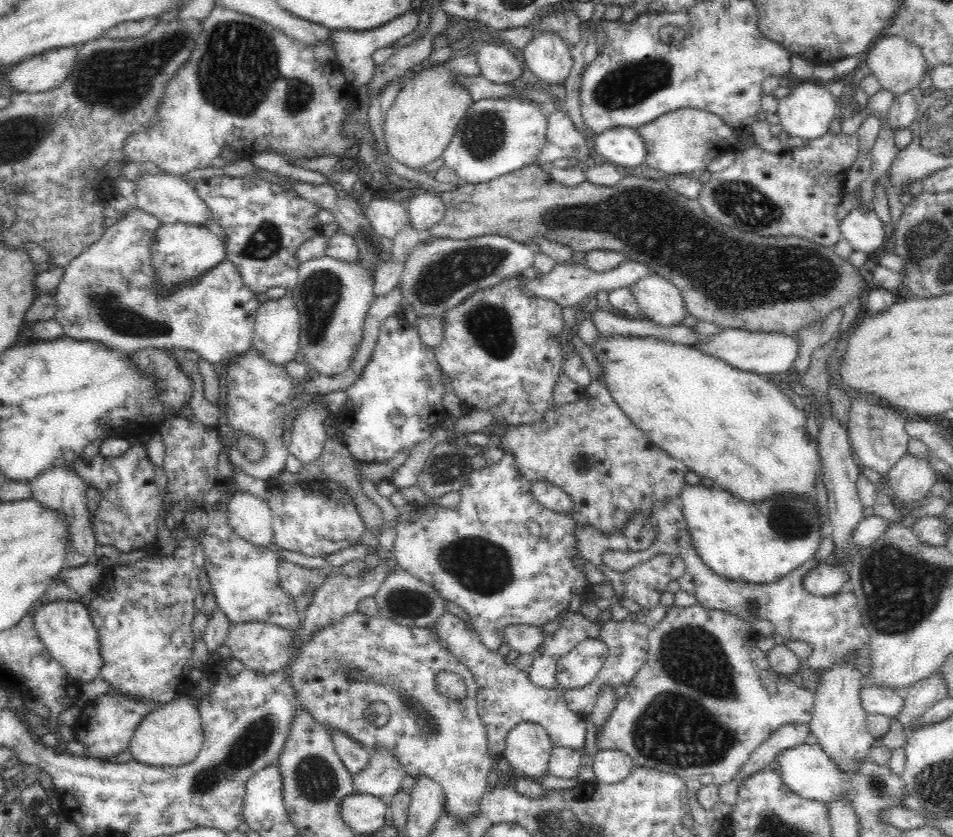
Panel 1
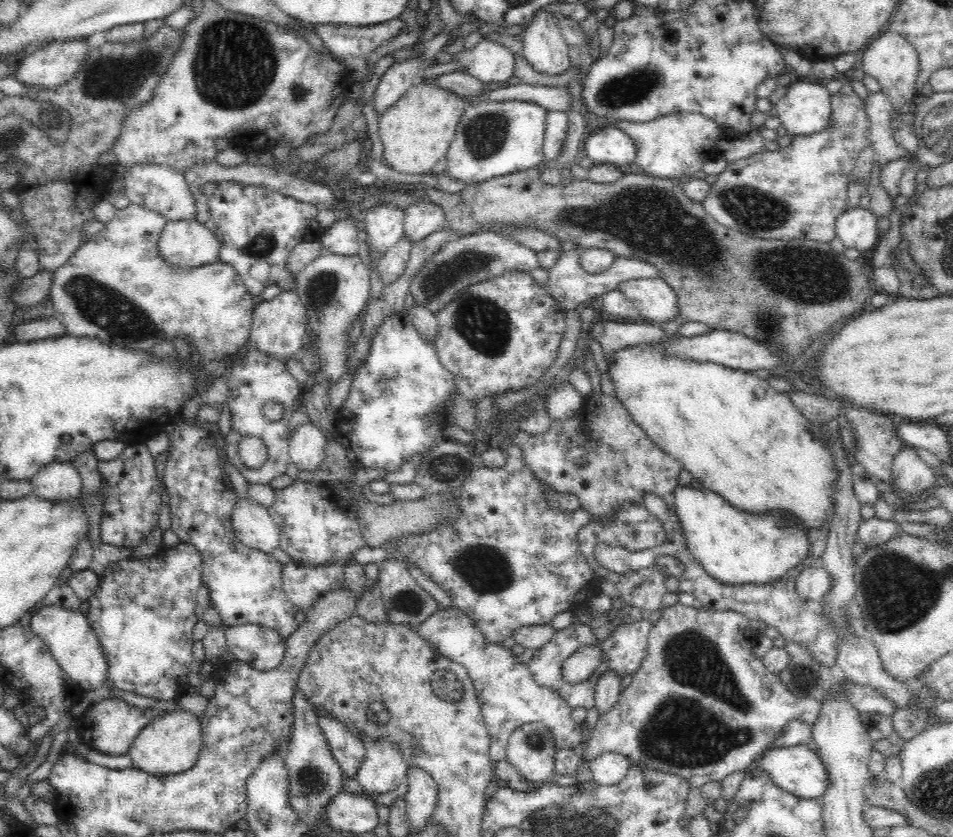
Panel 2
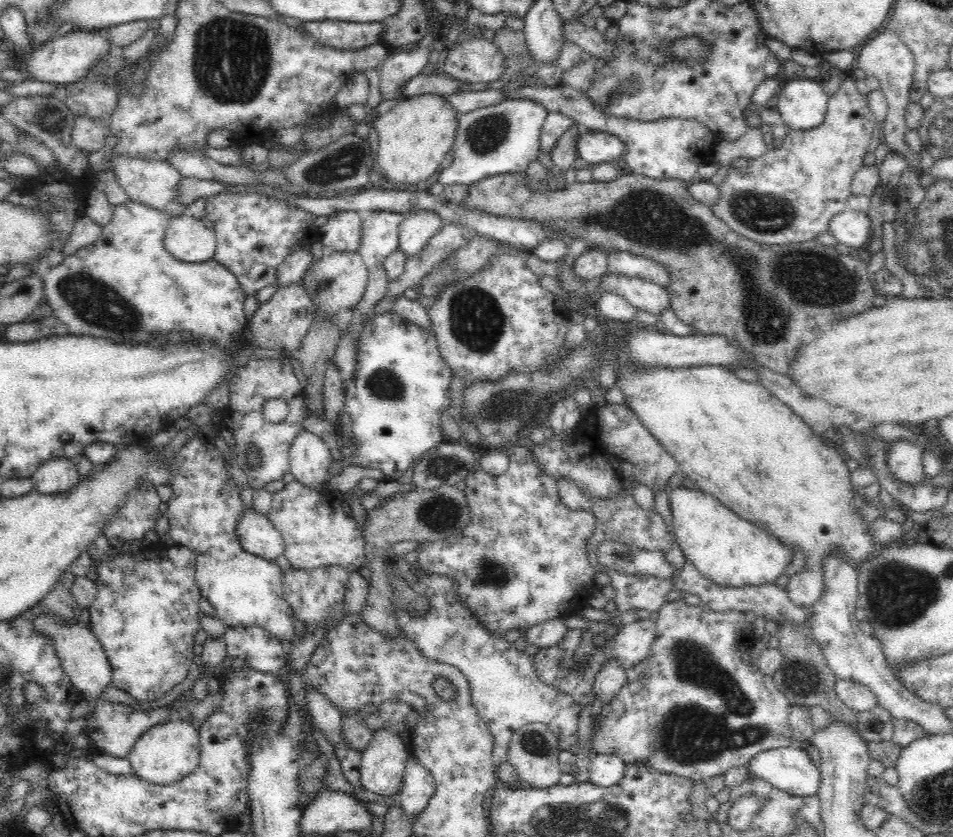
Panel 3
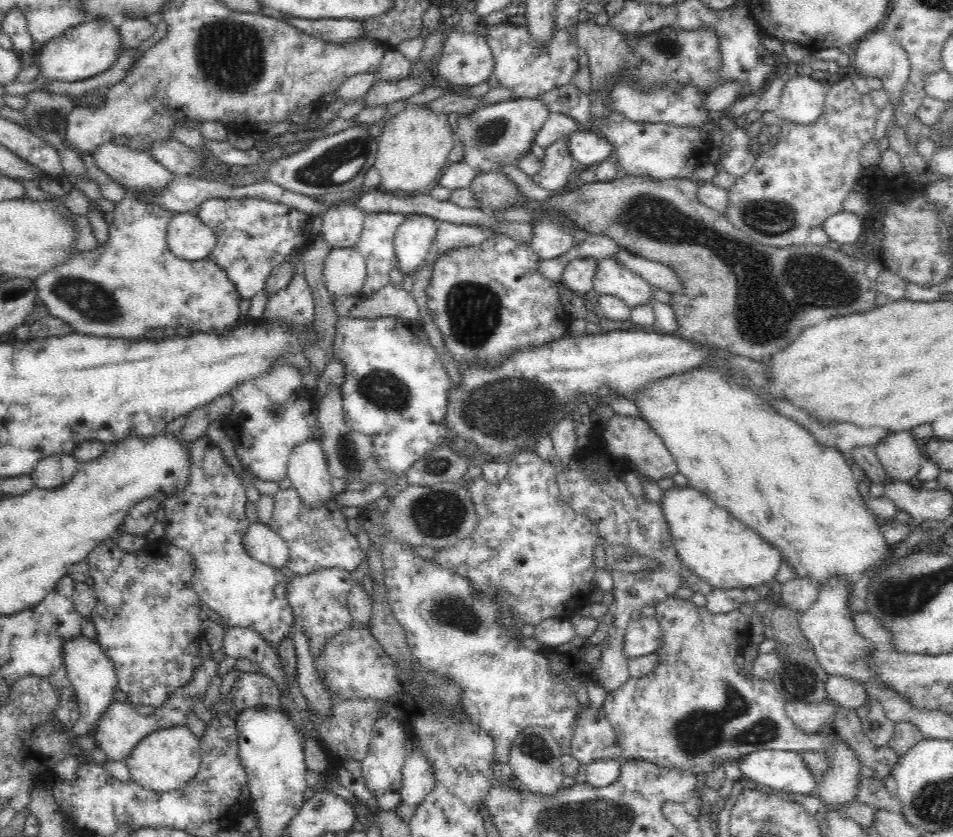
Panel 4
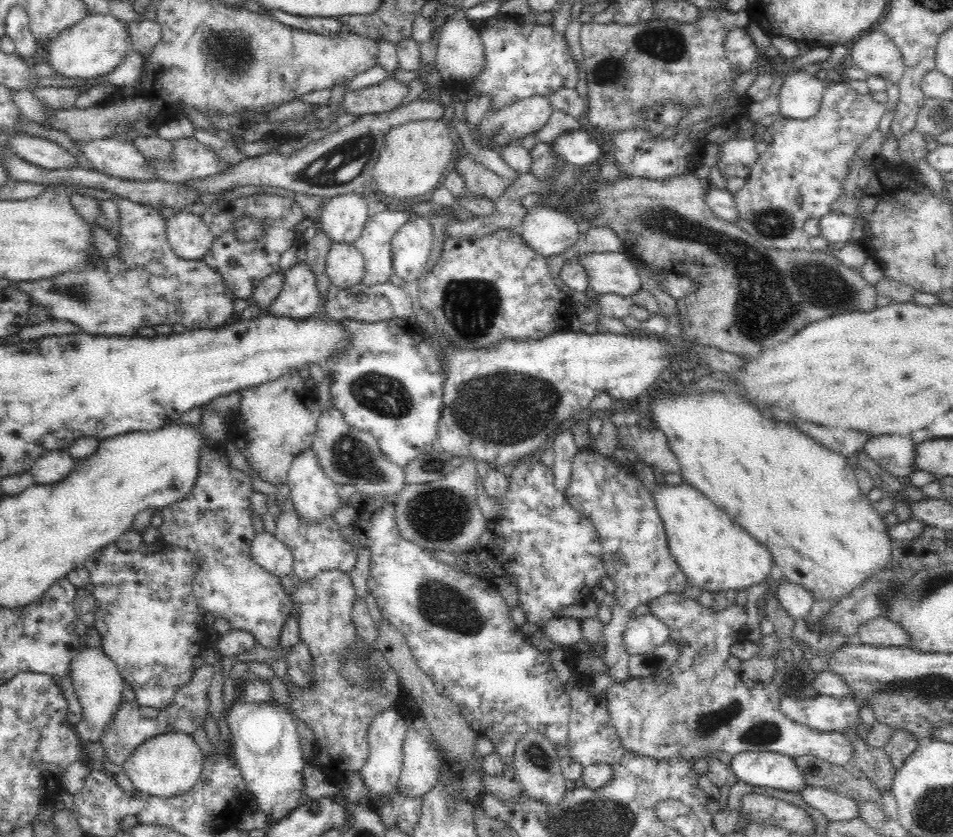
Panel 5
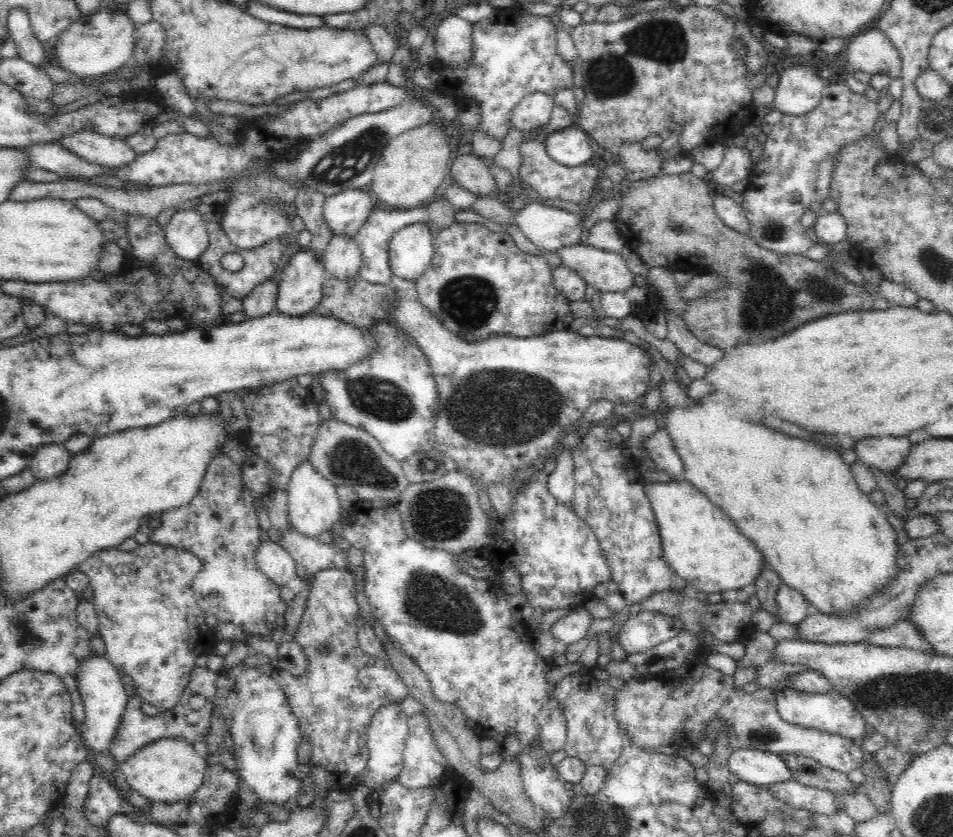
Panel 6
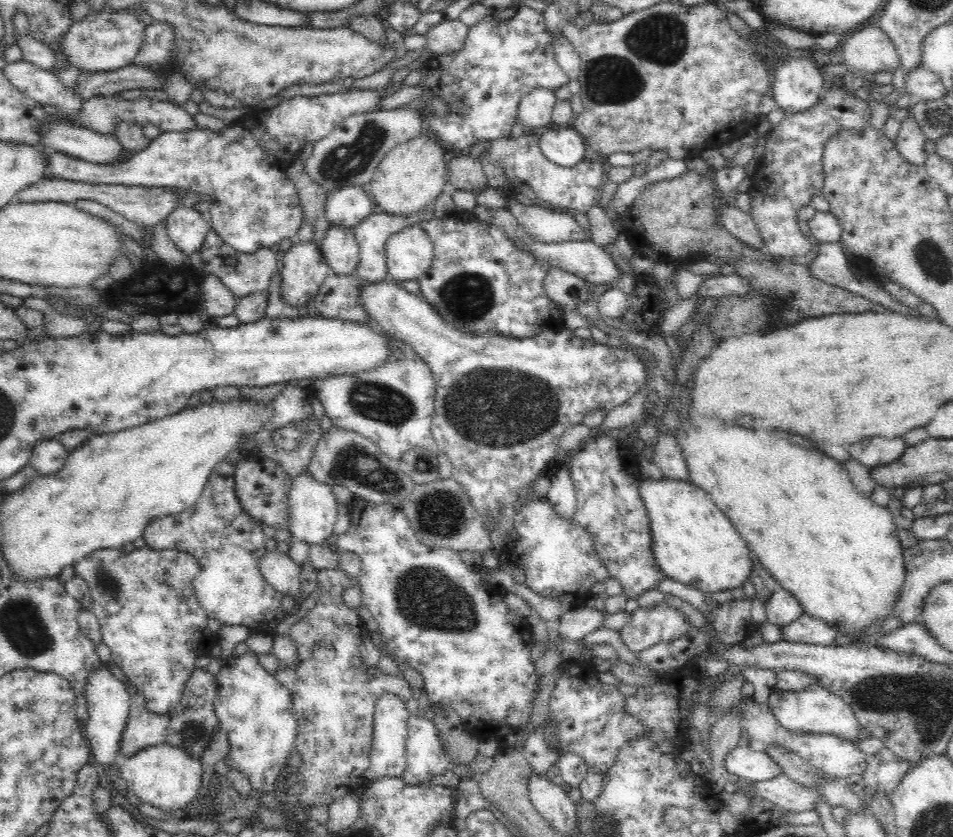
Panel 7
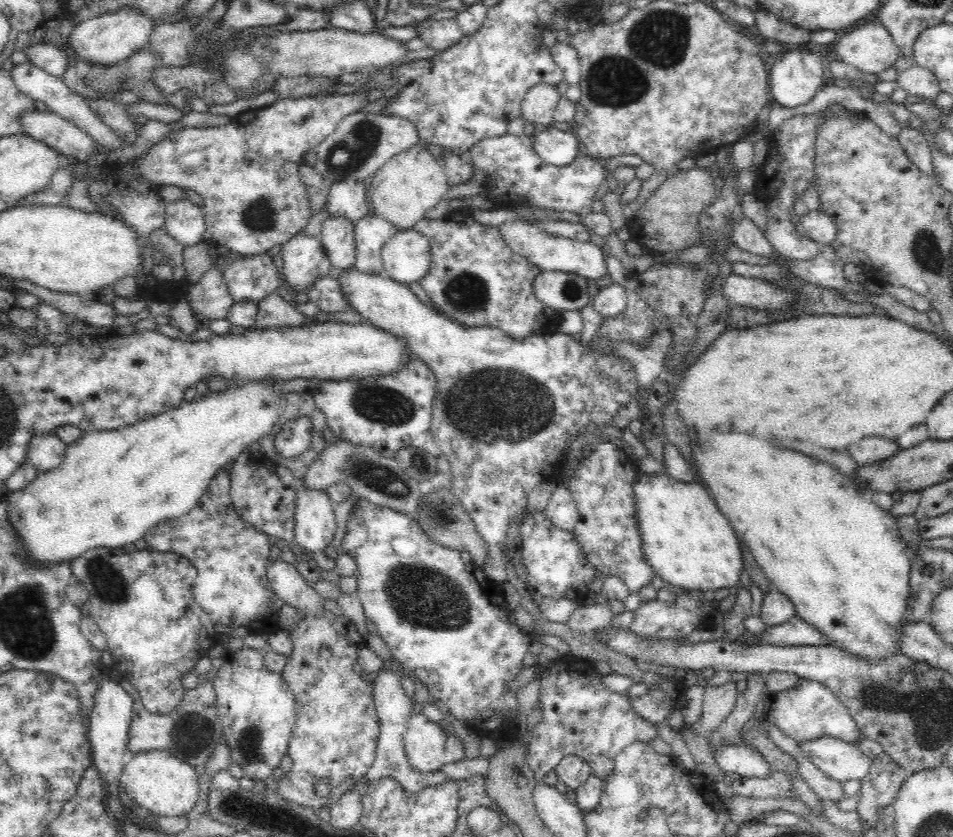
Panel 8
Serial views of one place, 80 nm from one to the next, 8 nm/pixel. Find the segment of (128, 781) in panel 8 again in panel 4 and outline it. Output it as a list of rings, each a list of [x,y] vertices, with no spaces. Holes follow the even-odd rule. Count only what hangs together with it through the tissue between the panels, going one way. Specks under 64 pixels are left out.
[[[176,726],[147,735],[132,749],[124,763],[132,781],[146,790],[163,793],[181,789],[188,784],[197,775],[201,761],[199,738],[194,736],[187,726]]]

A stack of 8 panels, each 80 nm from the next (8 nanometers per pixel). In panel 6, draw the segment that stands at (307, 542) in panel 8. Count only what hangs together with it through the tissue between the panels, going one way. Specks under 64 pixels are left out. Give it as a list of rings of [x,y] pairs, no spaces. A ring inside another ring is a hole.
[[[309,460],[300,464],[294,470],[286,491],[290,527],[294,528],[301,536],[308,537],[316,537],[324,534],[324,532],[330,532],[343,511],[336,490],[337,487],[320,476]]]

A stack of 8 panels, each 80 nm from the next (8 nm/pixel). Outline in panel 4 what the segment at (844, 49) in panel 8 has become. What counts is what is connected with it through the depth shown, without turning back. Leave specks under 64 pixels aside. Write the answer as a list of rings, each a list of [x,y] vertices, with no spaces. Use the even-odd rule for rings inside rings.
[[[874,32],[860,40],[855,52],[855,68],[882,79],[889,102],[896,105],[910,72],[910,61],[902,46],[884,32]]]

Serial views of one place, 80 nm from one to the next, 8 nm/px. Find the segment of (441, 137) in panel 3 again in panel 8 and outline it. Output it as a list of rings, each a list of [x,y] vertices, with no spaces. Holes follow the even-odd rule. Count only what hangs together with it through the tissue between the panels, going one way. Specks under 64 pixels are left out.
[[[418,142],[383,164],[369,179],[367,187],[371,214],[382,216],[403,231],[426,219],[426,213],[445,198],[449,184],[444,167],[426,150],[424,143]]]

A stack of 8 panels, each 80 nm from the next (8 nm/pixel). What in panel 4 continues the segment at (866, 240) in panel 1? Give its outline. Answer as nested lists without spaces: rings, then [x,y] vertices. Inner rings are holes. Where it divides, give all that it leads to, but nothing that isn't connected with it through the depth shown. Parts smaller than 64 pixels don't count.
[[[840,211],[832,214],[824,220],[821,228],[824,230],[828,240],[834,240],[840,245],[857,242],[862,234],[863,219],[852,212]]]

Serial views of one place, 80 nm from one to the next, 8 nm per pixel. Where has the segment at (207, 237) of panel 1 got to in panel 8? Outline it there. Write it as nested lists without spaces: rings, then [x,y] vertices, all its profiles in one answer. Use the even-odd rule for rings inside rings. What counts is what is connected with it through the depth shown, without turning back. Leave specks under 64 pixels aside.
[[[184,197],[168,203],[164,210],[165,223],[162,228],[184,247],[194,246],[203,240],[206,230],[205,213],[196,203]]]

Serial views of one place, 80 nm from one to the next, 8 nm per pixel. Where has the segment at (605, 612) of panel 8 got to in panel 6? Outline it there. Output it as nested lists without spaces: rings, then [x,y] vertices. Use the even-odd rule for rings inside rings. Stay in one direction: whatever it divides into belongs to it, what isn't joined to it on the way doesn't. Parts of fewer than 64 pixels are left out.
[[[585,607],[571,608],[571,611],[554,623],[550,629],[556,641],[574,644],[586,637],[592,621],[596,619]]]

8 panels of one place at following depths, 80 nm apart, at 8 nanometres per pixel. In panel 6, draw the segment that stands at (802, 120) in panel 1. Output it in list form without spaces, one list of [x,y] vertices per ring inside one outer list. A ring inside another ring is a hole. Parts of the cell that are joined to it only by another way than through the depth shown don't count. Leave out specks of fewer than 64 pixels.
[[[812,62],[794,64],[780,74],[774,90],[774,108],[783,115],[801,116],[811,112],[825,89],[824,72],[814,70]]]

